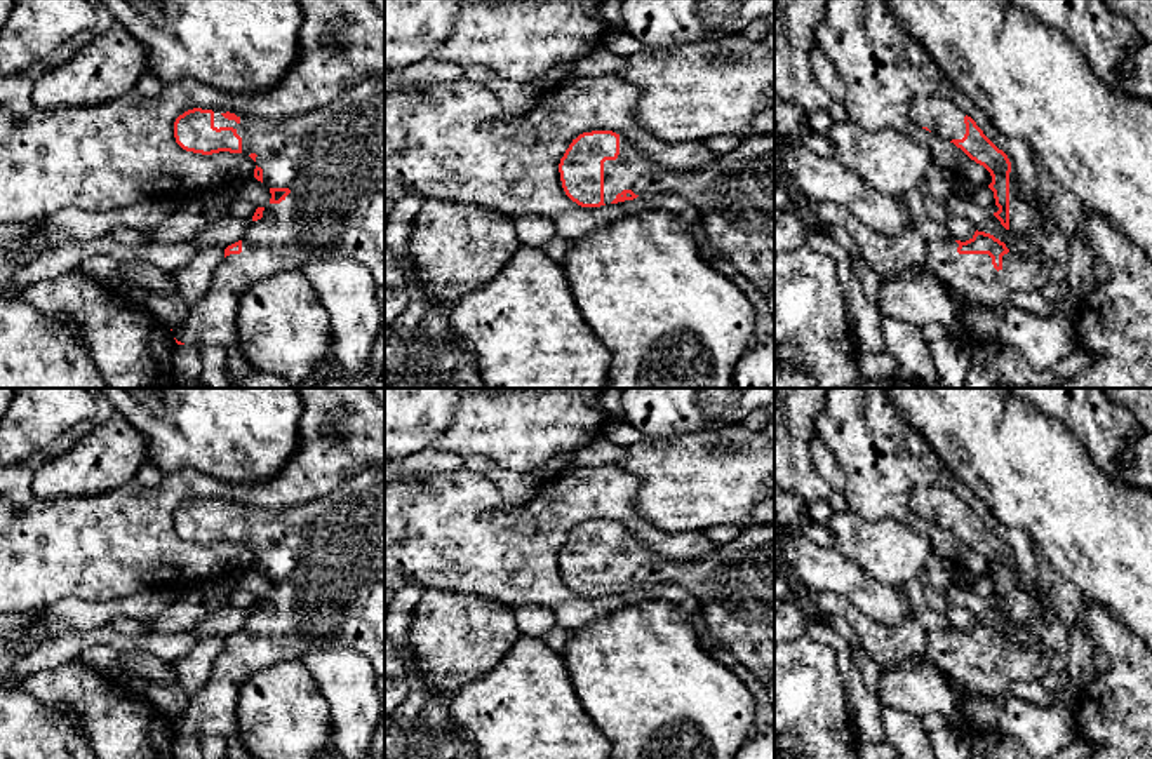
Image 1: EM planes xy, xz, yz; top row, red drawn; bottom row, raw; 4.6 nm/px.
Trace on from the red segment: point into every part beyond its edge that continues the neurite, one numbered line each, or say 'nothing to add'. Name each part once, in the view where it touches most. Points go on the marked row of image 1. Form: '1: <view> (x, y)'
1: yz (971, 279)

